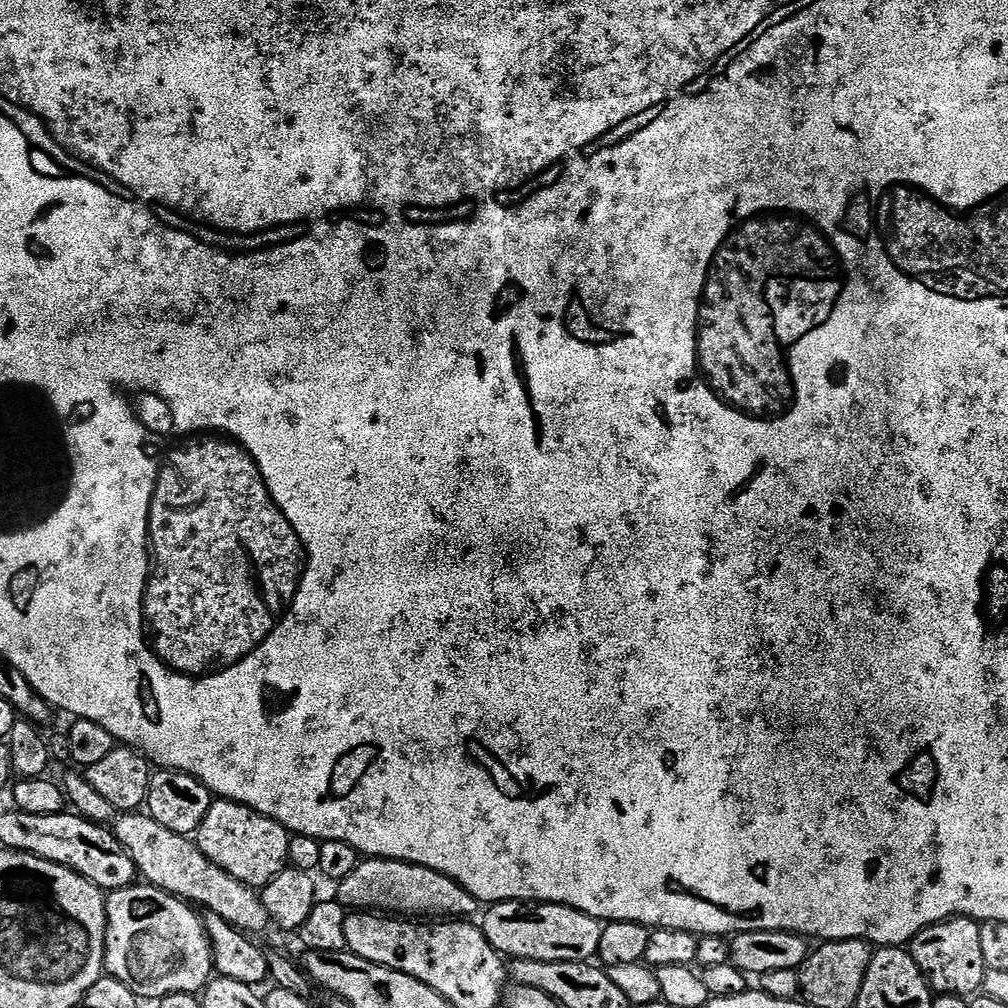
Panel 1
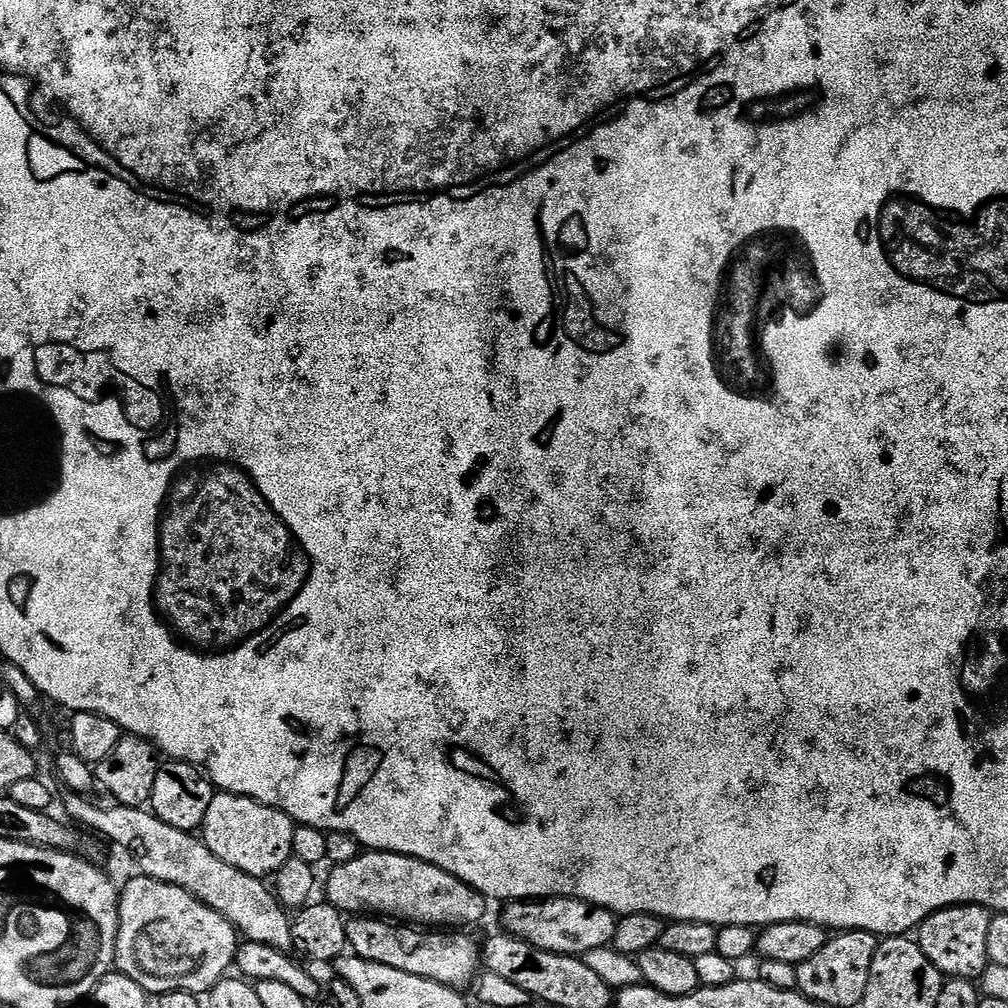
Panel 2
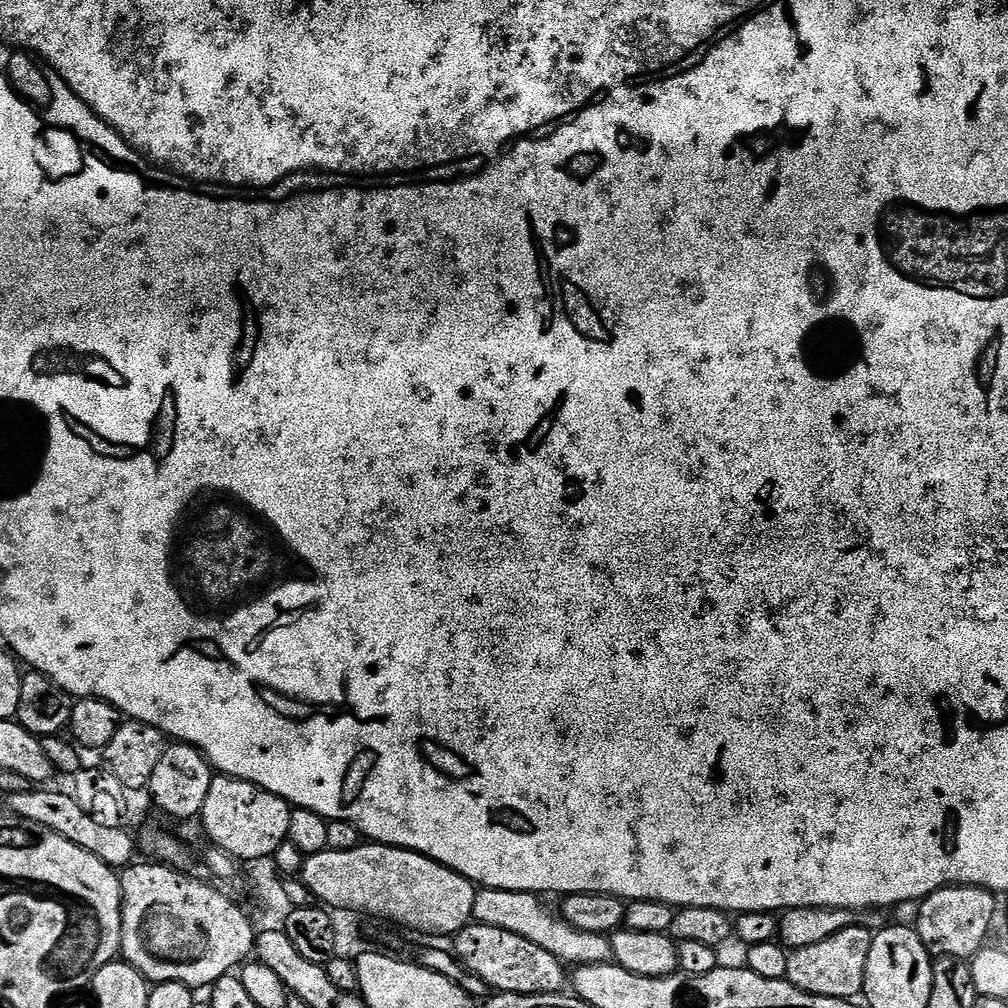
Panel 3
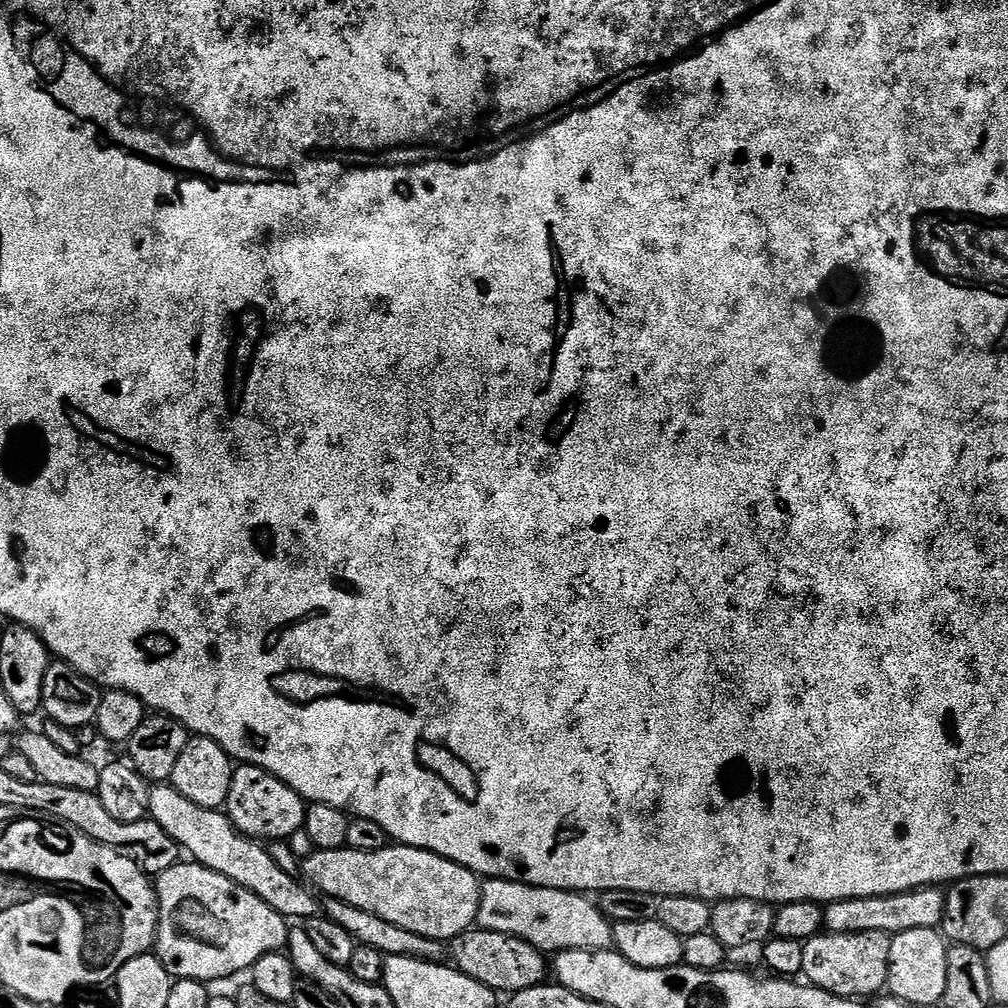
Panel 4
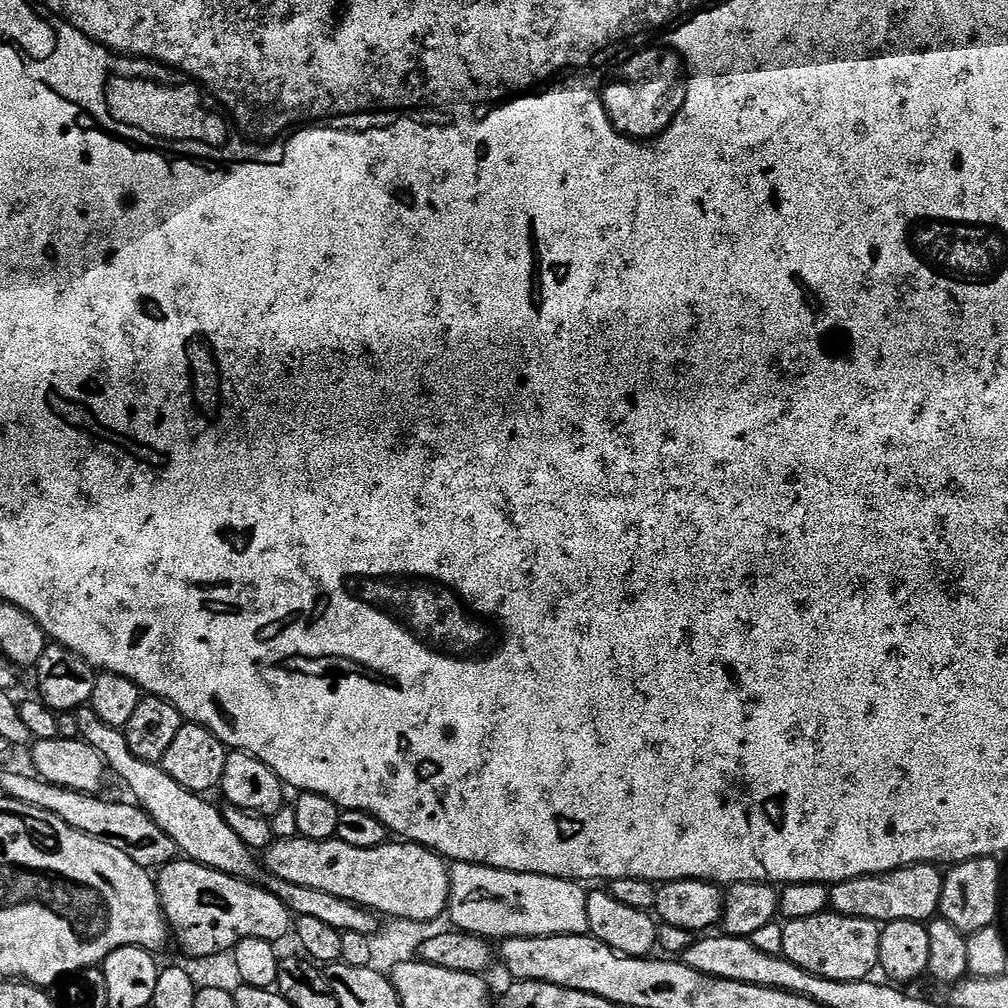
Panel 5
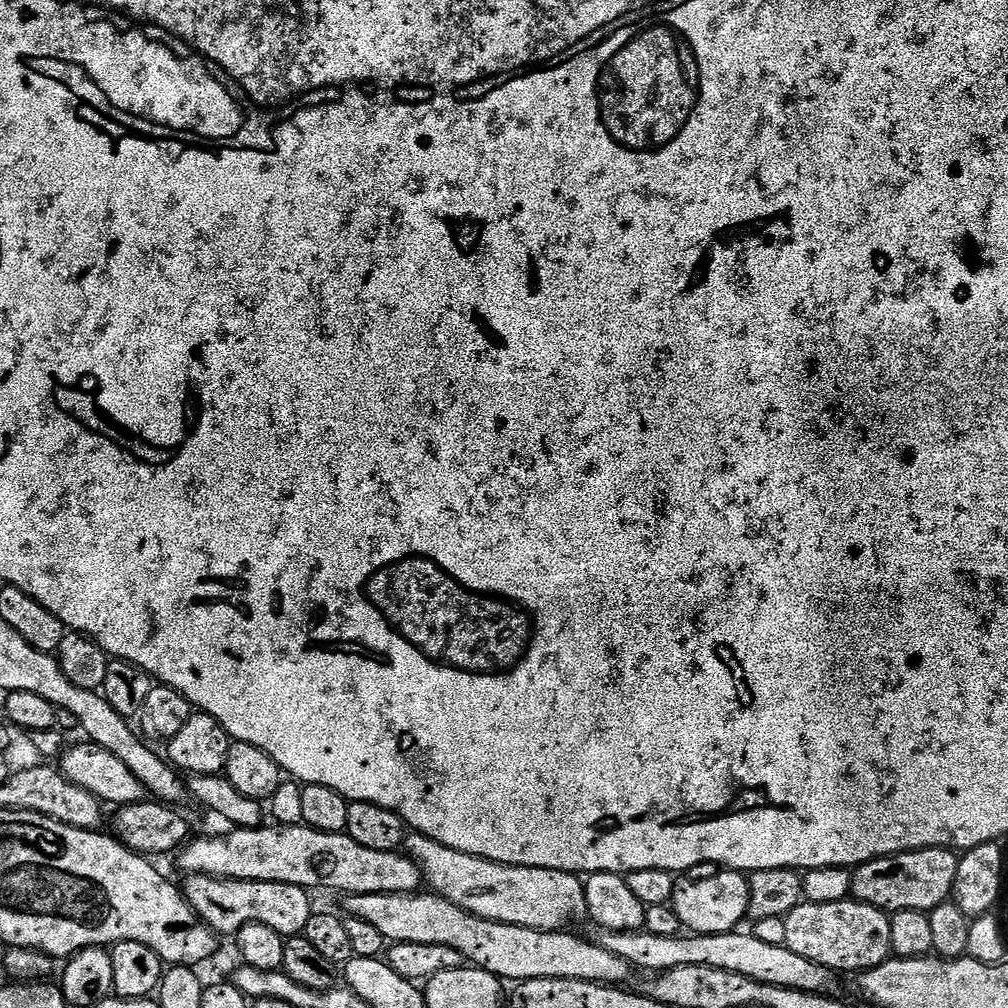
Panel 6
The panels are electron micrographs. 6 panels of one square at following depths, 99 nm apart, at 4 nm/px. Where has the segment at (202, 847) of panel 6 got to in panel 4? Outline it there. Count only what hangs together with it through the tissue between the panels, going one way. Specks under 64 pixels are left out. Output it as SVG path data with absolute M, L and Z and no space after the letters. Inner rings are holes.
M385 846L373 852L359 852L343 847L329 852L316 850L308 858L304 864L304 876L317 888L312 887L317 893L340 899L342 903L376 915L394 927L400 927L426 939L451 942L476 924L481 885L476 873L438 854L427 852L424 848Z

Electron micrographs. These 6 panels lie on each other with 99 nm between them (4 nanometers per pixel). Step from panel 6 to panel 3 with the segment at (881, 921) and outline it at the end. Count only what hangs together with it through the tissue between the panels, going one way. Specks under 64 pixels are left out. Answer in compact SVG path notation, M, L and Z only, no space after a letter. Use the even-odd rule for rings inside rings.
M854 927L842 930L842 934L834 934L834 938L826 938L826 942L817 942L814 946L802 946L795 949L788 957L788 983L796 988L800 988L803 992L809 992L811 996L821 996L822 998L834 998L835 1000L852 1000L859 997L864 991L864 979L866 978L866 966L870 958L870 946L872 945L873 933L867 928Z

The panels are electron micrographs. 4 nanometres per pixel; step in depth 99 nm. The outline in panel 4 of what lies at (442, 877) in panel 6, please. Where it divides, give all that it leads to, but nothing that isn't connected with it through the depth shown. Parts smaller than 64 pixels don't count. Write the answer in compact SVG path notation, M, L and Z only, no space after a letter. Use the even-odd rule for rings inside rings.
M485 879L480 885L480 905L476 914L476 924L486 932L501 932L526 941L541 954L555 954L570 950L602 952L613 947L610 921L601 915L597 905L592 904L587 895L553 888L539 888L529 884L519 884L513 880Z

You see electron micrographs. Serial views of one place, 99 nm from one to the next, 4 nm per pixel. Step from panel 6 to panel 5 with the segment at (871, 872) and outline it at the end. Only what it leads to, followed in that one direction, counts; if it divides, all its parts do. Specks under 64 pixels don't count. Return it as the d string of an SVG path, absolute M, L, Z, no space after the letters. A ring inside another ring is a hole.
M912 864L893 872L883 872L831 885L828 902L831 911L850 918L866 918L881 926L890 922L931 921L939 913L942 902L944 872L935 864Z

